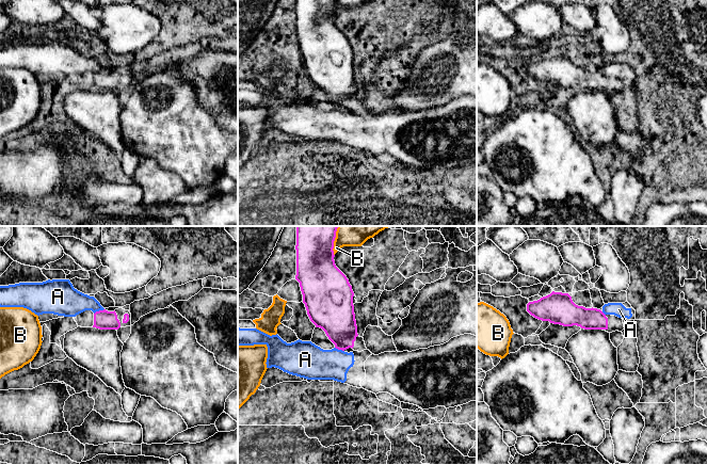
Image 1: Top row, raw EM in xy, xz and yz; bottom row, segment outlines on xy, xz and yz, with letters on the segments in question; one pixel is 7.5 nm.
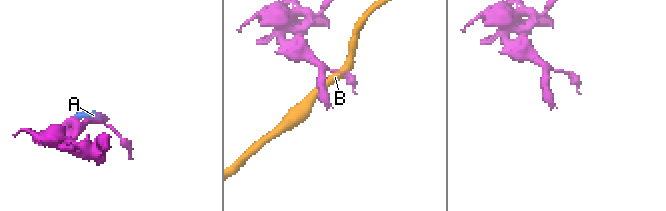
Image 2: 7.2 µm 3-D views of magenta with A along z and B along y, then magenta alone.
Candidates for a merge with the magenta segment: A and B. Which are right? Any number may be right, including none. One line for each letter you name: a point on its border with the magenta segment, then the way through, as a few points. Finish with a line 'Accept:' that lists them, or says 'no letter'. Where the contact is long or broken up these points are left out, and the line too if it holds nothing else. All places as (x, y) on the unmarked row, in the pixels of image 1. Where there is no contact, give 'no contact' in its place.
Accept: no letter

